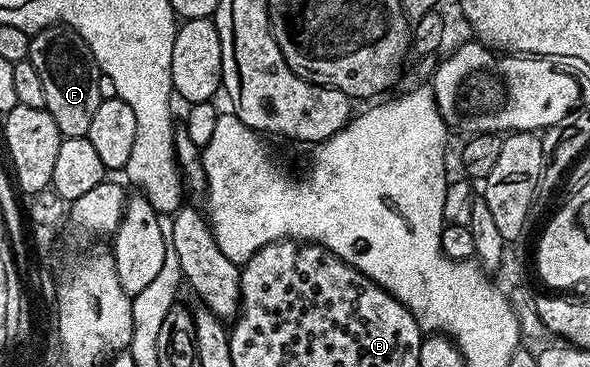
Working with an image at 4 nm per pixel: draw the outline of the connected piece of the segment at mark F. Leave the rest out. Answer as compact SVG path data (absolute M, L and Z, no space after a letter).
M49 25L32 36L29 60L37 67L37 75L41 75L45 109L53 115L53 123L57 123L64 137L85 137L93 111L97 111L101 101L101 91L97 91L99 64L93 59L85 39L68 26Z

